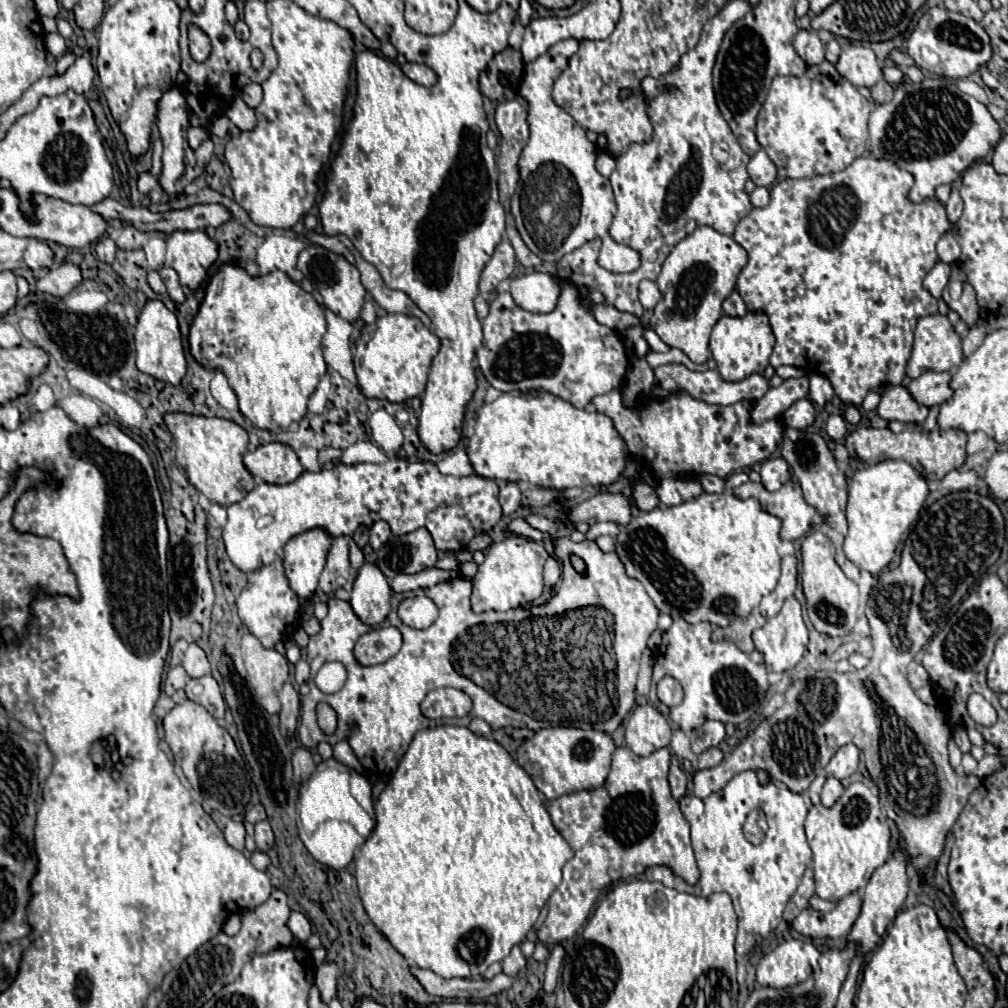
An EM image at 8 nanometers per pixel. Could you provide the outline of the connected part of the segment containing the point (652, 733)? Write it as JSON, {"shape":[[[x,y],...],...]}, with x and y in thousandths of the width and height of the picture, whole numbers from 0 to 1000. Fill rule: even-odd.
{"shape":[[[647,698],[631,700],[621,716],[621,738],[631,750],[643,750],[663,740],[665,730],[667,724],[663,714]]]}

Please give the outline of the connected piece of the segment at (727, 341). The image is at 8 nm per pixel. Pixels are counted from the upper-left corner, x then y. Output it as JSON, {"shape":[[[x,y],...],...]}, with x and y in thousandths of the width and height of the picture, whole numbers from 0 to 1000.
{"shape":[[[742,310],[738,315],[716,313],[704,333],[704,349],[710,357],[710,367],[722,379],[732,379],[744,371],[756,371],[768,345],[768,331],[758,312]]]}

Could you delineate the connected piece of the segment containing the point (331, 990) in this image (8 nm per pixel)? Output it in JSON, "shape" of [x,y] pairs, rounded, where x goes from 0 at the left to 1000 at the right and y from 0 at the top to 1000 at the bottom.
{"shape":[[[321,954],[313,960],[313,978],[317,980],[319,992],[323,996],[333,988],[333,964],[335,964],[333,954]]]}

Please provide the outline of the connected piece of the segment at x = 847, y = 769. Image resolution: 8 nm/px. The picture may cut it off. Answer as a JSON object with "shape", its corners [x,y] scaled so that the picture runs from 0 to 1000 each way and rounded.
{"shape":[[[847,738],[835,740],[819,760],[821,770],[827,770],[831,774],[845,770],[851,764],[851,750],[853,750],[853,744]]]}

